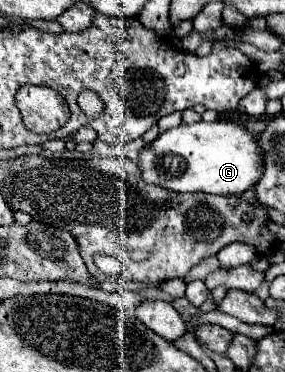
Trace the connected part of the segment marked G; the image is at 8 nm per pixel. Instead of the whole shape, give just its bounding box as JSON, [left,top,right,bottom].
[140,121,262,195]

